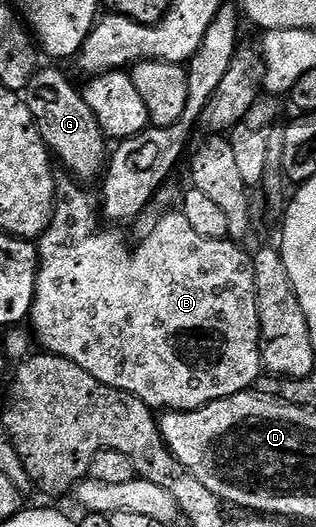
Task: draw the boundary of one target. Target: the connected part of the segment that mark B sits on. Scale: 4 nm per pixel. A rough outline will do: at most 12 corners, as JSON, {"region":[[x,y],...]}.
{"region":[[58,181],[29,317],[153,410],[254,389],[255,262]]}

